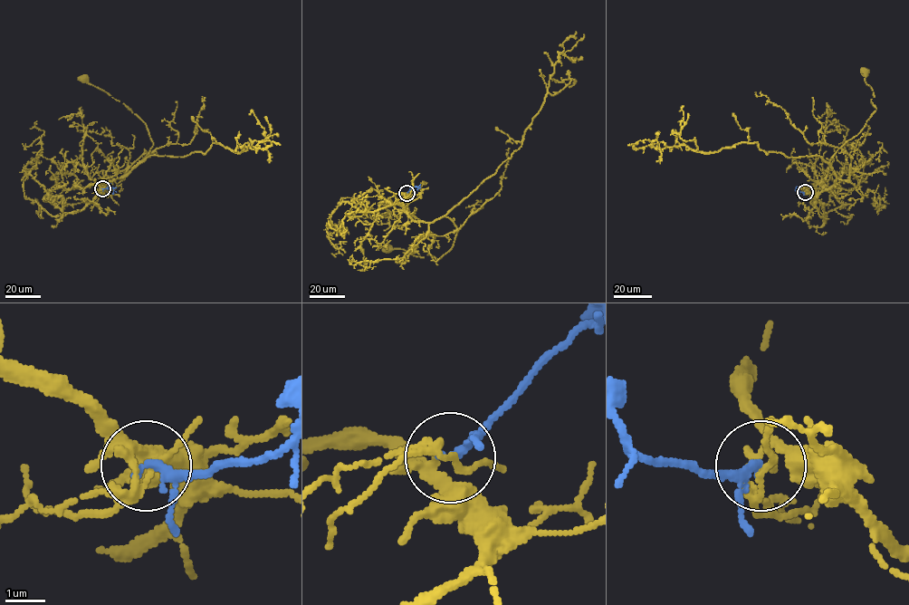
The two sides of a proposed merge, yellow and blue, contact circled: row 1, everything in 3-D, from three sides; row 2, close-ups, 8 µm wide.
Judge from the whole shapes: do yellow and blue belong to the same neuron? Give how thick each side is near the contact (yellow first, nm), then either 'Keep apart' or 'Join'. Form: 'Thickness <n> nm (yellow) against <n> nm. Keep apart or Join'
Thickness 110 nm (yellow) against 170 nm. Keep apart

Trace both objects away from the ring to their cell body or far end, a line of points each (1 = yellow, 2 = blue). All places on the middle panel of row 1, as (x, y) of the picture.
1: (406, 193), (403, 207), (414, 220), (450, 218), (457, 230), (453, 245), (437, 260), (388, 249)
2: (406, 193), (414, 187), (417, 189)

